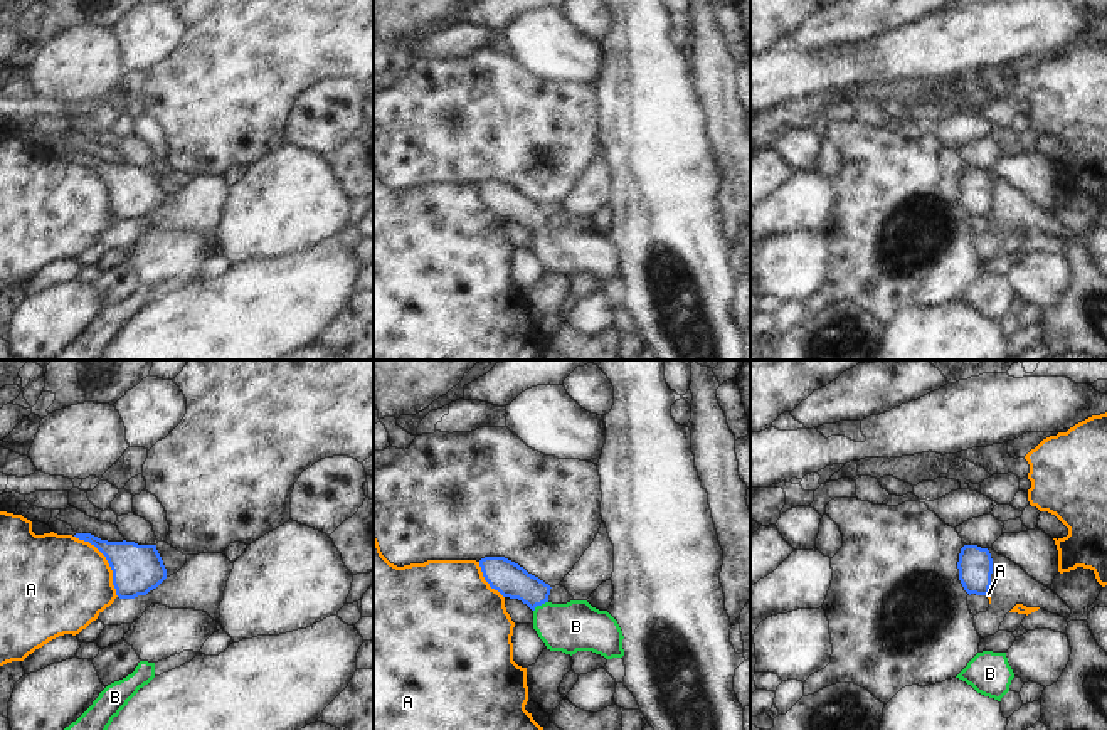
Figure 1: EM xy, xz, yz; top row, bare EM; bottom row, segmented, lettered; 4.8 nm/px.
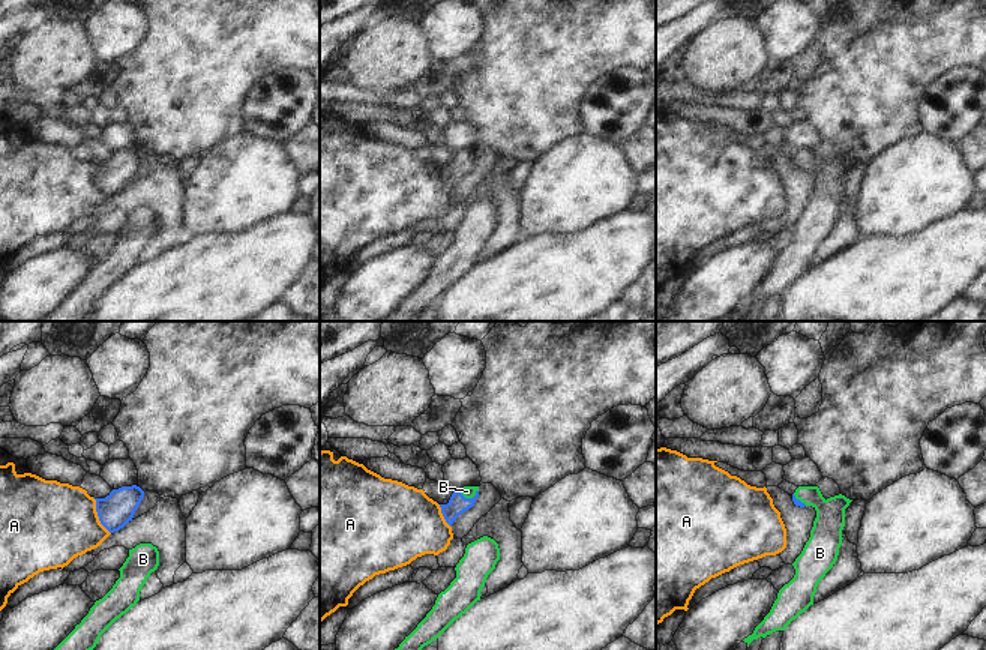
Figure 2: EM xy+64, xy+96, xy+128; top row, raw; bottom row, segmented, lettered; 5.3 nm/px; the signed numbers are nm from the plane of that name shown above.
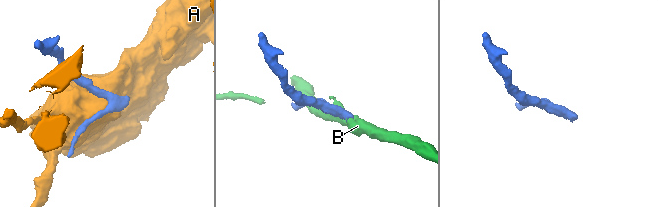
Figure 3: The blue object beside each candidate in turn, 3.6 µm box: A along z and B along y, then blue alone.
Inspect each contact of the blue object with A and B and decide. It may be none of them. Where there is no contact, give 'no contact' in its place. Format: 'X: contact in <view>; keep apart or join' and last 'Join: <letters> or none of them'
A: contact in xy; keep apart
B: contact in xz; join
Join: B

